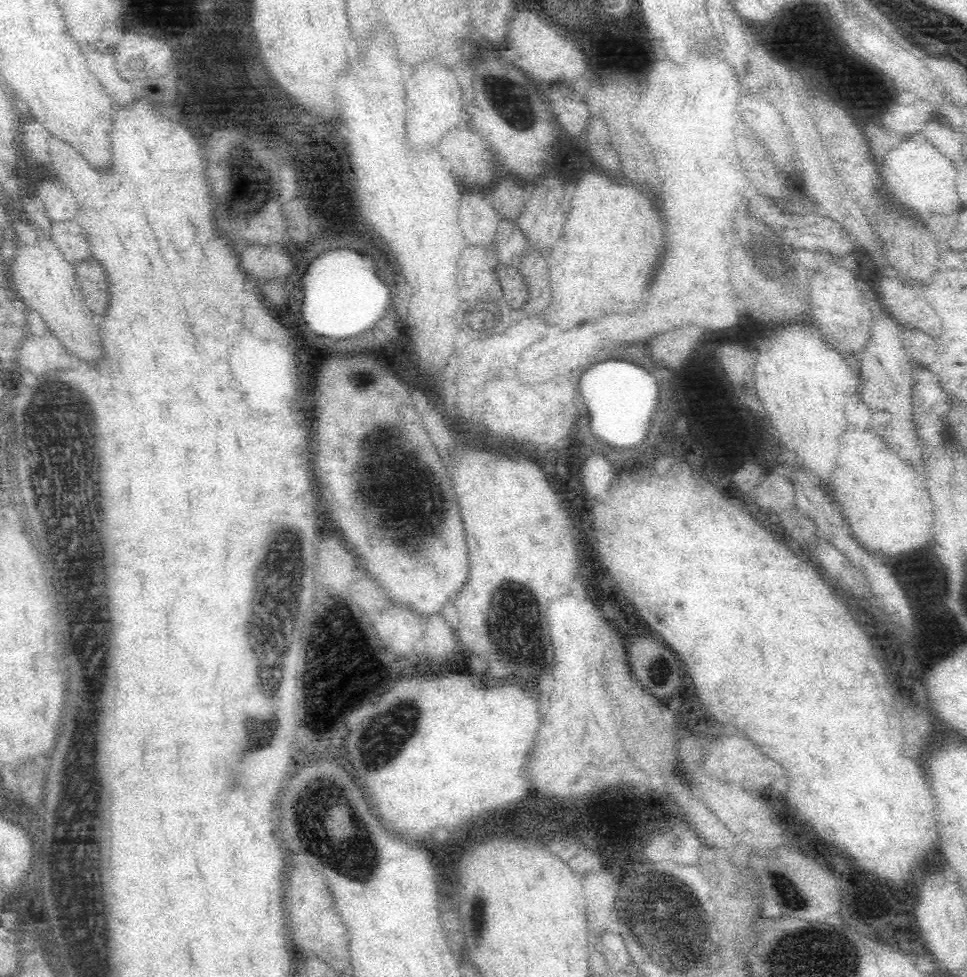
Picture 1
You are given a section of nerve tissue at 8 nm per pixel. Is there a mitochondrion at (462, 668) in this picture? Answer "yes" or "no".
no

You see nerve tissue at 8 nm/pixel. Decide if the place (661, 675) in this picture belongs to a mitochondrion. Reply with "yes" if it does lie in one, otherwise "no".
yes

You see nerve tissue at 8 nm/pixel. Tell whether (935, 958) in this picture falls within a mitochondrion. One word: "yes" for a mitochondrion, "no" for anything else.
no

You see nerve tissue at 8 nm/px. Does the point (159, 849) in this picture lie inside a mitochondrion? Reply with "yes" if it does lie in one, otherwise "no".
no

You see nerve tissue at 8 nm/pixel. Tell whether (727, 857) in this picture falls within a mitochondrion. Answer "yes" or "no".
no

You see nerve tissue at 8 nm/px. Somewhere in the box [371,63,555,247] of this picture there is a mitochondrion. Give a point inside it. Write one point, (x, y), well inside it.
(512, 105)

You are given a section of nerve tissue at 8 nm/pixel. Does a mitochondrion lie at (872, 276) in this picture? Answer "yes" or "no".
no

